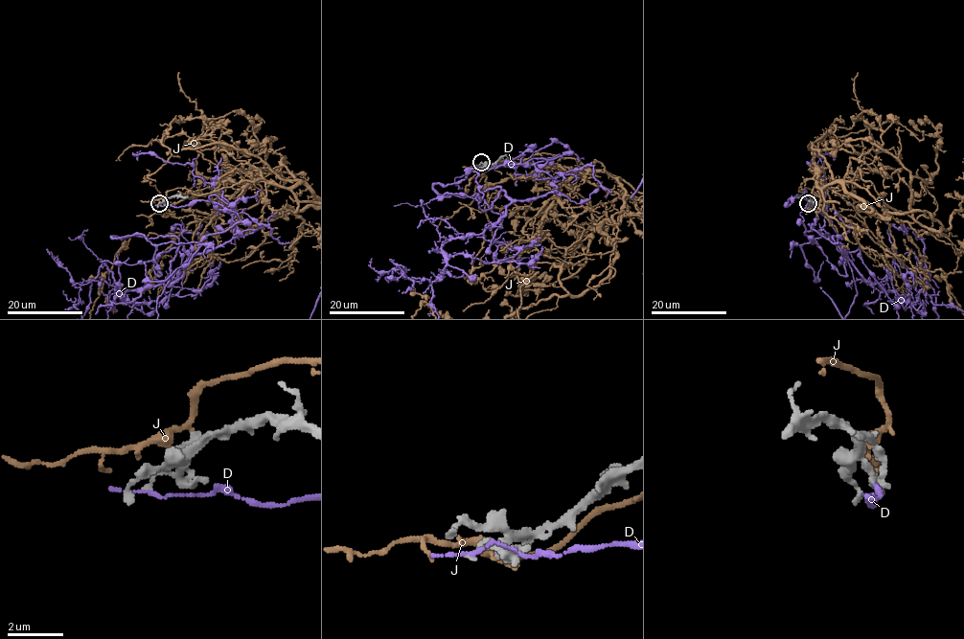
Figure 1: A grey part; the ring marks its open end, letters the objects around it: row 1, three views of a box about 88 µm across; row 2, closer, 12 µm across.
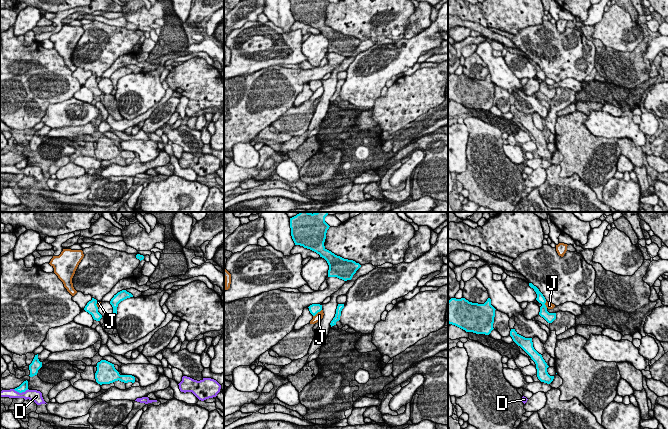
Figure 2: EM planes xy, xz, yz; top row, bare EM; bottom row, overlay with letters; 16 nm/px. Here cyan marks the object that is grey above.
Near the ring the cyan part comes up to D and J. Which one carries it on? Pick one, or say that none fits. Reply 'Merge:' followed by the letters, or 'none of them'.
Merge: none of them

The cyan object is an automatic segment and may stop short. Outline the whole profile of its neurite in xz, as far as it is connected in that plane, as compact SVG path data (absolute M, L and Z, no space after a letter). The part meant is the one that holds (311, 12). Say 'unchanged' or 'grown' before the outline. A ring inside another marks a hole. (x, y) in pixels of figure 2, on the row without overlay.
unchanged; M290 0L295 21L310 25L327 37L328 53L337 53L344 57L351 56L361 41L337 32L325 24L324 18L329 3L328 0Z

